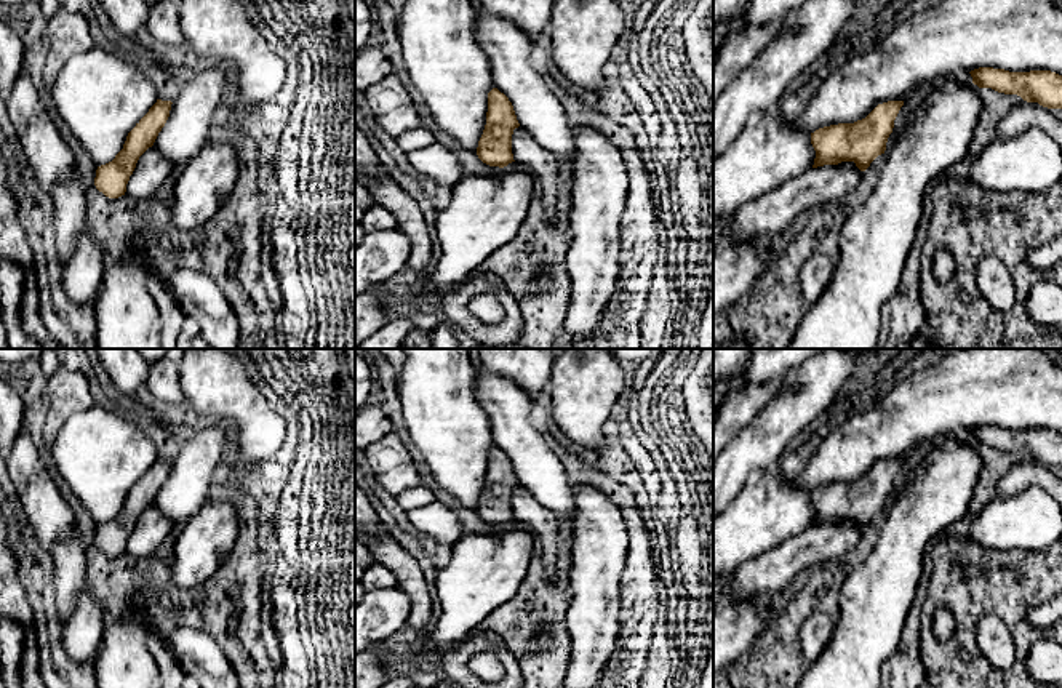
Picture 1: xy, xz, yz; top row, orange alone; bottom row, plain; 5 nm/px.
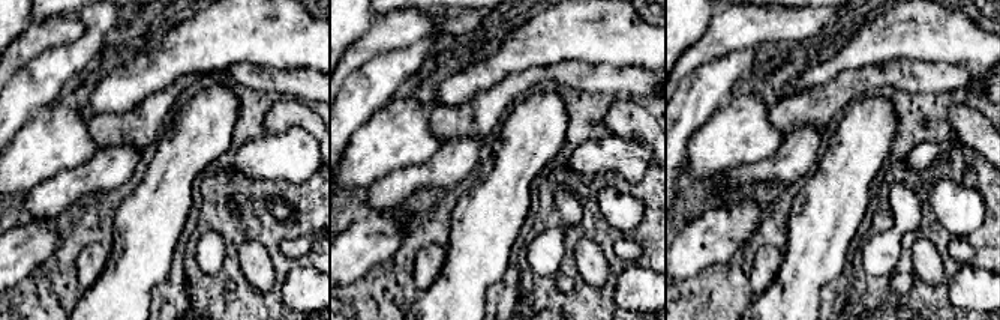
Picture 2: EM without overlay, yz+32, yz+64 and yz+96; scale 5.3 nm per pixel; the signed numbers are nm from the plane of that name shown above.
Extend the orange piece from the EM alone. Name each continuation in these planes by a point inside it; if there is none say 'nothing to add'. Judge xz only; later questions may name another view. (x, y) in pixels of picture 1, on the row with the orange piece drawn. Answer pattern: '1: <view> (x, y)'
1: xz (528, 154)

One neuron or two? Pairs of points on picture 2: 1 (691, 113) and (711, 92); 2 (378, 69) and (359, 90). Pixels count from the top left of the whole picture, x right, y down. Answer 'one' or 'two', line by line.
1: one
2: one

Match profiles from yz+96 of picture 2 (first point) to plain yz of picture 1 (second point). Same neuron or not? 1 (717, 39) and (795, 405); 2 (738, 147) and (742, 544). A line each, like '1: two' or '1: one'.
1: two
2: one

